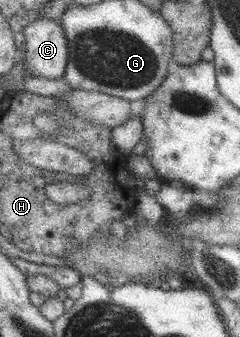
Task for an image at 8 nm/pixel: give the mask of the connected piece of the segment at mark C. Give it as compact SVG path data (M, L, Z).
M36 18L23 31L25 36L25 51L23 52L23 64L31 72L31 76L44 77L48 80L65 78L67 73L68 61L71 57L71 44L68 43L67 32L64 31L60 20Z

